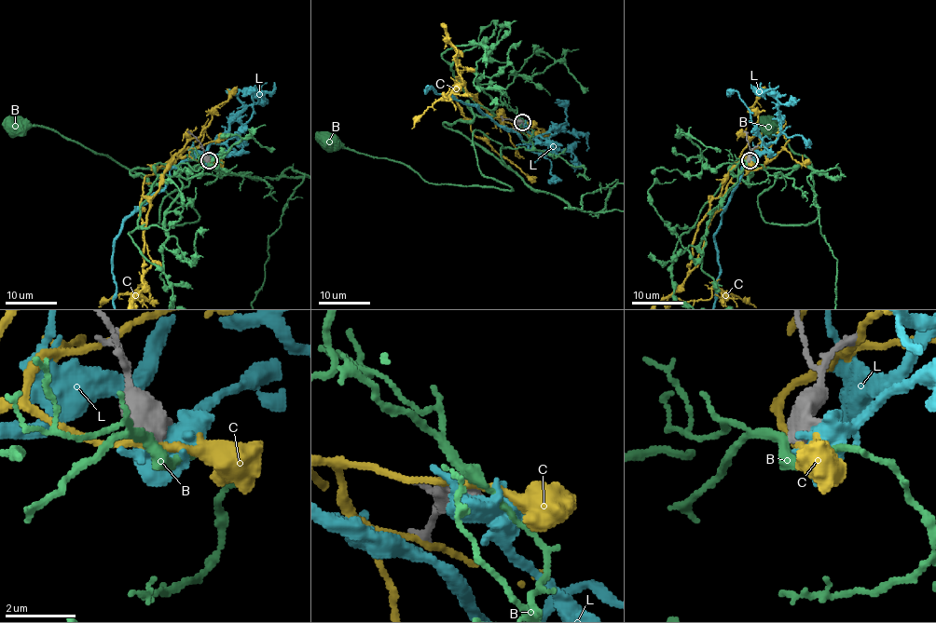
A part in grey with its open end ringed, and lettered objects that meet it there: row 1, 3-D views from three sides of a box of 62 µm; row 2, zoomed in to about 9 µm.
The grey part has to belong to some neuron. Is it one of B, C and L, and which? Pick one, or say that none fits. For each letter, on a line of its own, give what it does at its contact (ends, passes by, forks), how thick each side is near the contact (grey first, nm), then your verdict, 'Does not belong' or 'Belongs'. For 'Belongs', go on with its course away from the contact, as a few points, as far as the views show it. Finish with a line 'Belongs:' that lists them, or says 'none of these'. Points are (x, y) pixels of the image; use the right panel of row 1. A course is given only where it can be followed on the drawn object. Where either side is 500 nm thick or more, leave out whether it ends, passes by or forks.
B: Thickness 700 nm (grey) against 320 nm. Does not belong
C: Thickness 700 nm (grey) against 200 nm. Does not belong
L: Thickness 700 nm (grey) against 550 nm. Belongs. Its course: (749, 159), (768, 154), (763, 145), (770, 144), (741, 169), (714, 237), (719, 277)
Belongs: L

